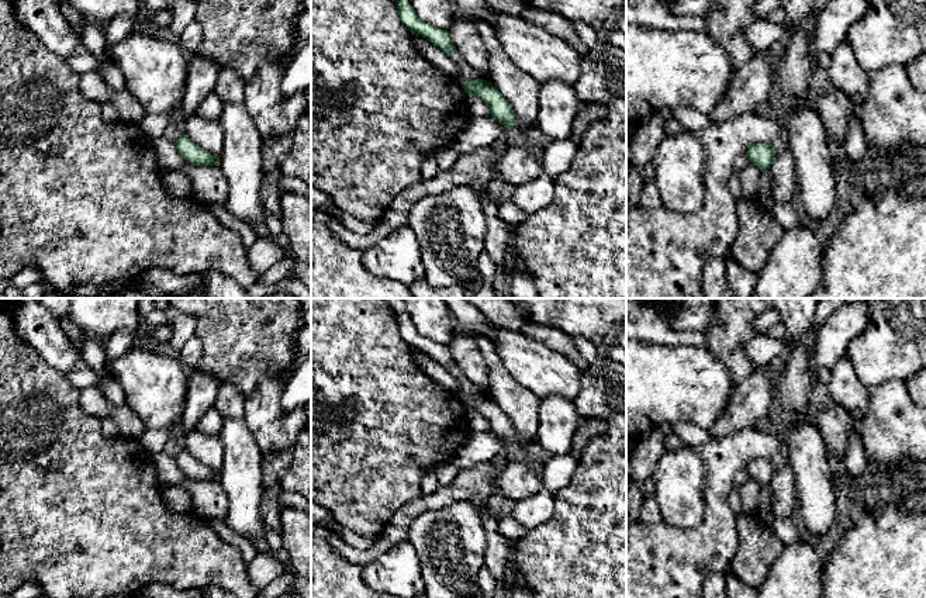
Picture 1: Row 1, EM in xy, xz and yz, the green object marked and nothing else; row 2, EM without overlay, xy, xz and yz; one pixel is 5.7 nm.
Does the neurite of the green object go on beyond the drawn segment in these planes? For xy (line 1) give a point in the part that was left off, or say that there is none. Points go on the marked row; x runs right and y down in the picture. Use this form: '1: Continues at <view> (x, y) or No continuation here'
1: No continuation here

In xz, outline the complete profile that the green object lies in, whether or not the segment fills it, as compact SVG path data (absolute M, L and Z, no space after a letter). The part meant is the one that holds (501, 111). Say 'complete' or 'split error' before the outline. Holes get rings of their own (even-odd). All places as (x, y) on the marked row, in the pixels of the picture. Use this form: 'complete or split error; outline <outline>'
complete; outline M473 79L470 82L460 82L460 84L469 97L481 98L490 107L493 118L502 124L504 128L515 127L516 120L511 106L490 82Z

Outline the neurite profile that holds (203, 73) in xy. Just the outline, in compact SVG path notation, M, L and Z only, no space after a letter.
M194 55L189 63L186 90L180 106L186 115L196 114L197 107L214 91L221 73L220 66L201 55Z

